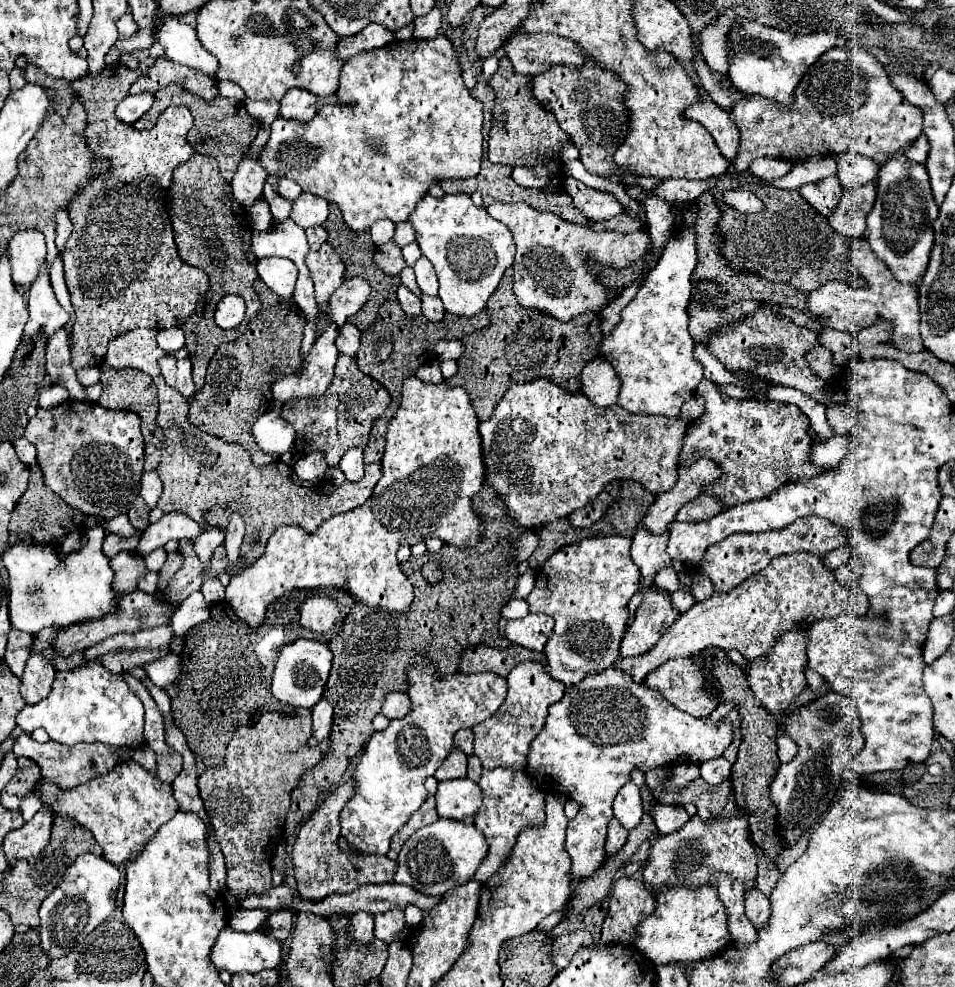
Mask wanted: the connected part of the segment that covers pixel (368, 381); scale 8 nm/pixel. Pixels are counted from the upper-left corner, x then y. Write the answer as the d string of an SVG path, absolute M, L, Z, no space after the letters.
M341 354L335 366L335 378L329 390L313 402L309 400L285 402L281 408L281 416L297 432L297 438L295 438L297 454L307 456L311 452L321 452L327 466L337 466L341 456L347 452L347 448L367 446L373 420L377 420L387 410L389 402L391 402L389 392L377 380L363 374L357 368L355 358L347 358L345 354Z

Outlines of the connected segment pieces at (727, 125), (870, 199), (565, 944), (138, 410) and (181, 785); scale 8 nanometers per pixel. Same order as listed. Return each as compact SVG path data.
M697 86L697 90L699 90L699 100L685 110L685 116L689 120L703 124L709 130L709 134L715 138L721 154L731 162L737 154L739 130L729 110L723 110L721 106L717 106L701 86Z
M871 180L861 188L843 188L843 196L833 216L829 218L829 224L833 226L833 230L845 236L861 238L867 230L865 218L871 212L875 198L877 198L877 180Z
M577 930L577 932L571 932L571 934L565 934L565 936L559 936L559 938L553 938L553 950L551 950L551 960L553 964L561 970L565 968L573 954L577 952L579 946L593 946L593 938L587 930Z
M103 366L101 370L101 384L103 384L103 394L97 400L99 406L109 408L109 410L131 410L135 414L139 414L141 418L141 430L145 436L145 472L151 472L157 468L159 458L161 458L161 446L163 446L163 432L157 426L157 386L153 384L153 380L143 374L141 370L135 368L123 368L123 370L113 370Z
M185 748L185 752L181 752L183 756L183 770L179 772L179 776L173 780L173 792L175 792L175 800L179 802L179 808L183 810L191 810L195 814L199 814L205 824L209 826L201 796L199 796L199 788L197 788L197 766L195 766L195 756L191 750Z

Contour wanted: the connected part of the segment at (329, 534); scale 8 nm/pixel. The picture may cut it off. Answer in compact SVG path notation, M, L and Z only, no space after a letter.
M411 376L403 382L401 406L385 434L385 454L381 460L383 476L377 482L371 498L345 514L335 514L325 520L313 534L301 526L279 526L267 540L265 554L255 560L243 574L233 576L225 598L235 608L239 618L249 626L259 626L267 606L279 596L293 590L313 590L335 586L349 592L365 606L377 606L389 612L407 612L413 602L413 586L401 572L395 558L399 546L413 546L427 538L439 538L457 548L473 548L481 544L485 522L473 510L473 496L485 482L485 462L479 436L479 418L467 390L451 388L445 382L427 384Z

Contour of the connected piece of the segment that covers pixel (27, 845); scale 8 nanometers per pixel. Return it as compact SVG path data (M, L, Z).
M43 804L41 810L33 816L33 820L23 824L23 828L19 832L5 836L3 850L5 850L7 858L21 860L21 858L33 858L33 856L41 854L41 850L49 844L53 820L55 820L55 812Z

